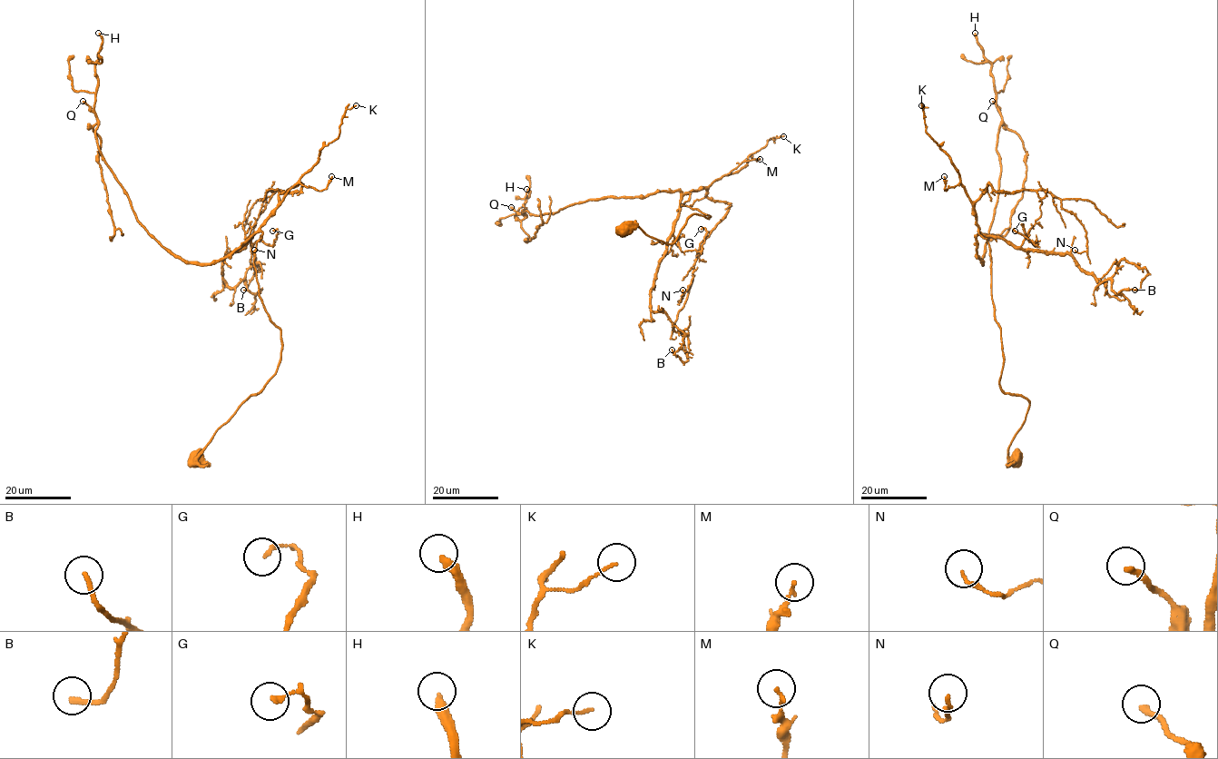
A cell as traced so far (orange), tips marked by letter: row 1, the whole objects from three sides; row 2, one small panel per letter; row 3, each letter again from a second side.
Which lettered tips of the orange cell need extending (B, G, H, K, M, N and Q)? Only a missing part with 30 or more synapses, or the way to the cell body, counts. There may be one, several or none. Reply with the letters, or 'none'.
H

